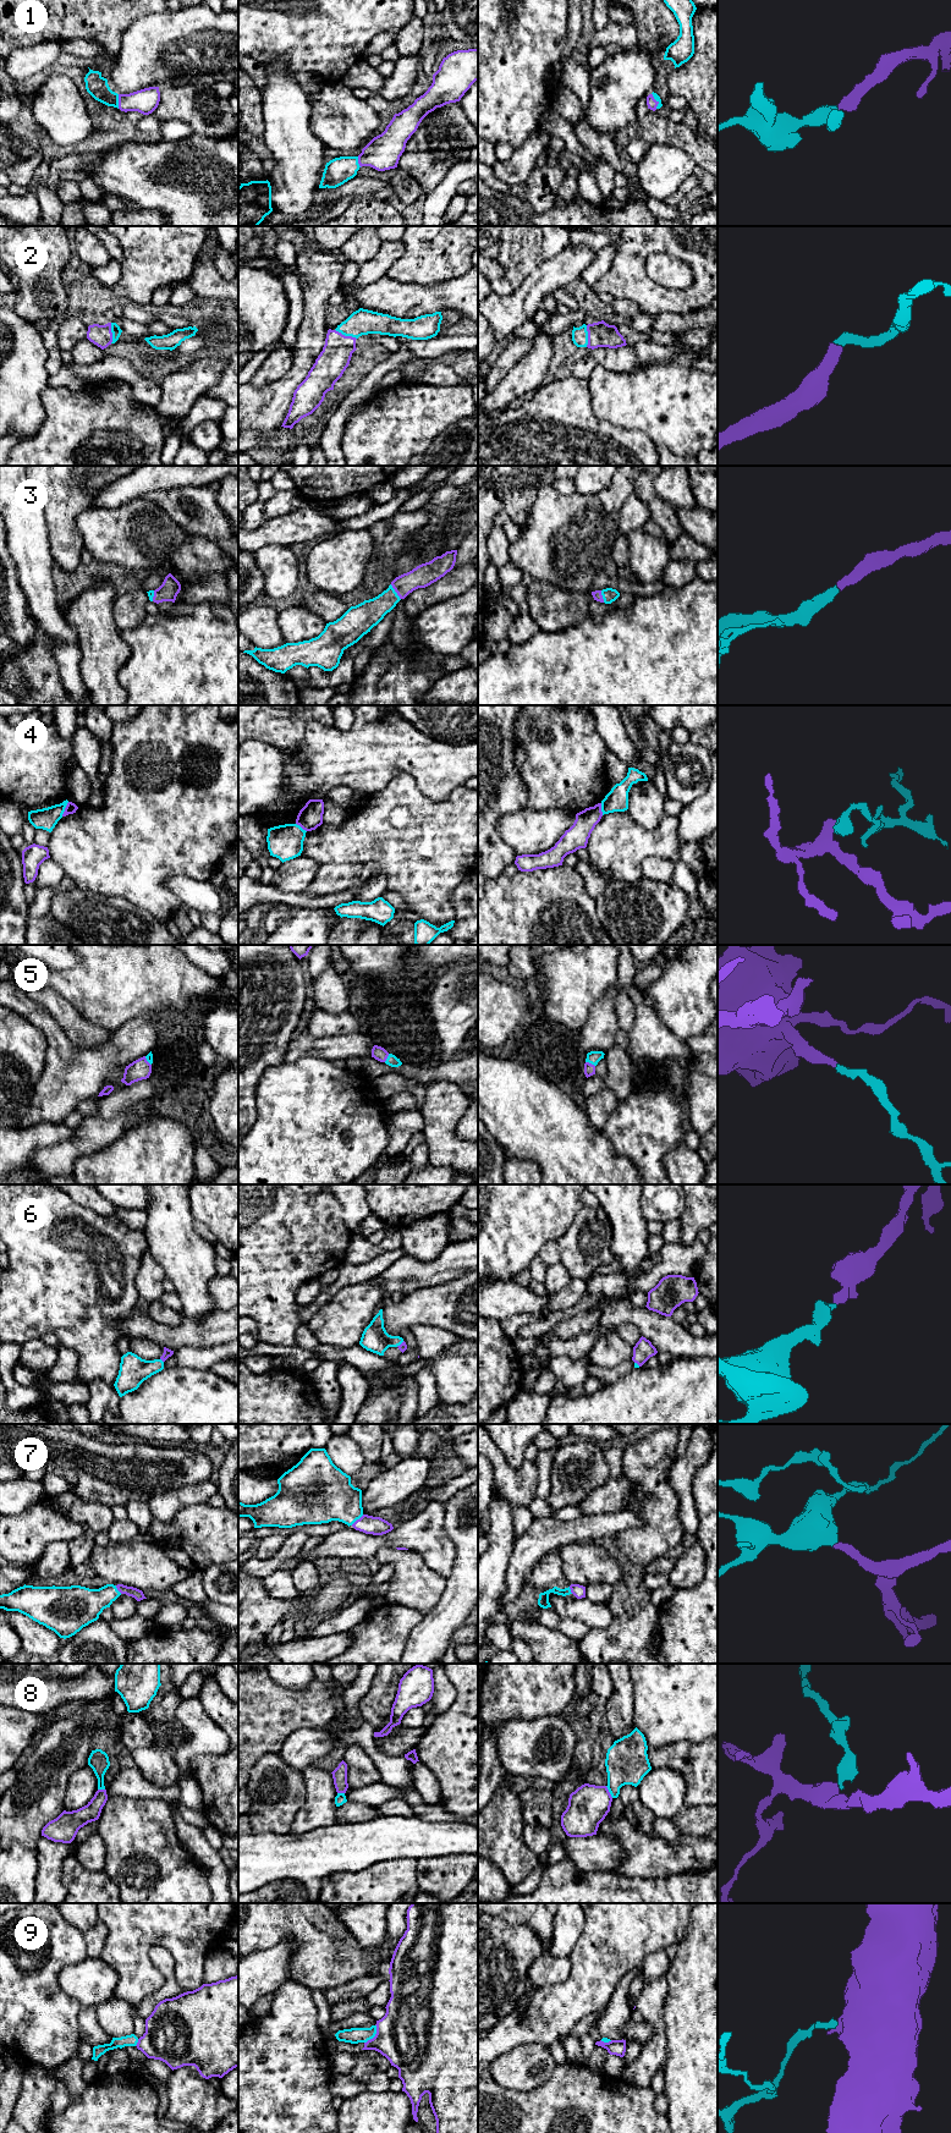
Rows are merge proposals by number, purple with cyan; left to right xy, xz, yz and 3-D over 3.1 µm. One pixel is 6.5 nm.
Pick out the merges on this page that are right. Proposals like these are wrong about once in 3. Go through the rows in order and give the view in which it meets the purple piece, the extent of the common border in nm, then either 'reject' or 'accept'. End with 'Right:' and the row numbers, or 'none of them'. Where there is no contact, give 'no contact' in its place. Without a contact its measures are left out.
1: xy | 100 nm | accept
2: xz | 160 nm | accept
3: xz | 120 nm | accept
4: xy | 110 nm | reject
5: yz | 70 nm | accept
6: xy | 40 nm | accept
7: xz | 110 nm | accept
8: yz | 90 nm | reject
9: xz | 150 nm | reject
Right: 1, 2, 3, 5, 6, 7

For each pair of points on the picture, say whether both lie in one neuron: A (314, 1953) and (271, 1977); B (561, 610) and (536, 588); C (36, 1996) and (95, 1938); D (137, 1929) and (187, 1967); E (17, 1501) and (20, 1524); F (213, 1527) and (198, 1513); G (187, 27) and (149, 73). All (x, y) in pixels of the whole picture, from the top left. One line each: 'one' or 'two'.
A: two
B: one
C: two
D: one
E: two
F: one
G: one

